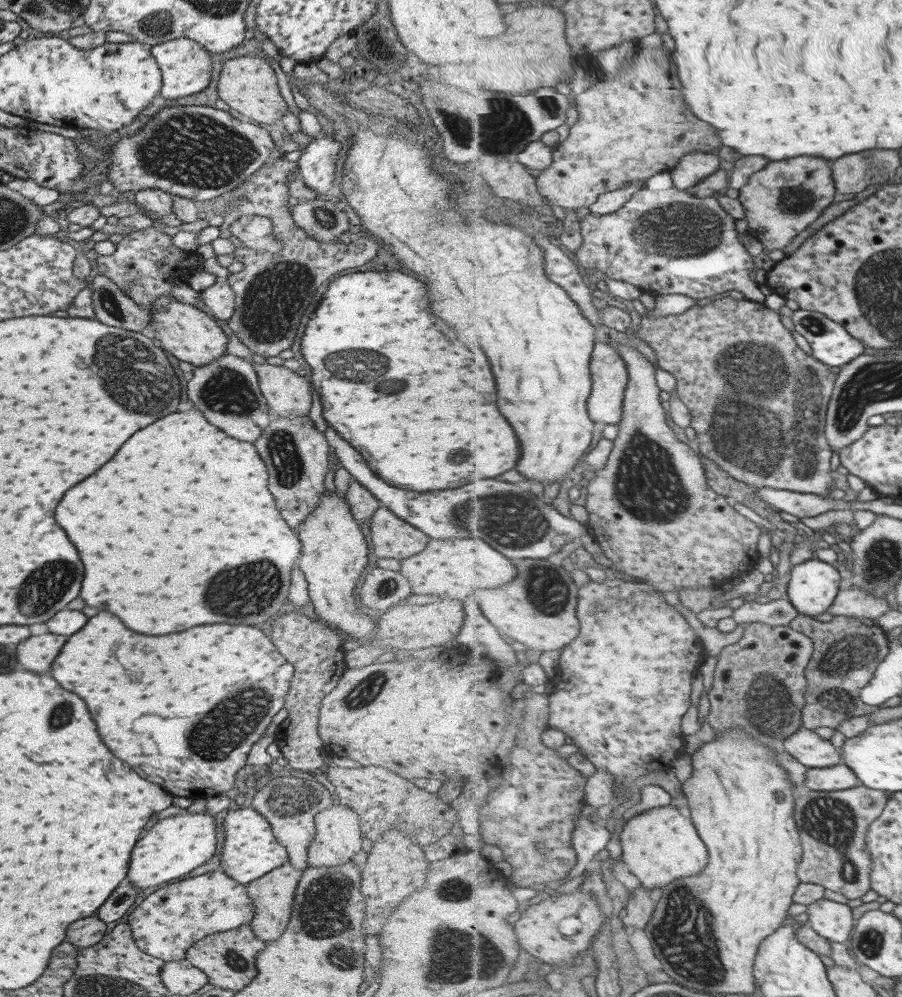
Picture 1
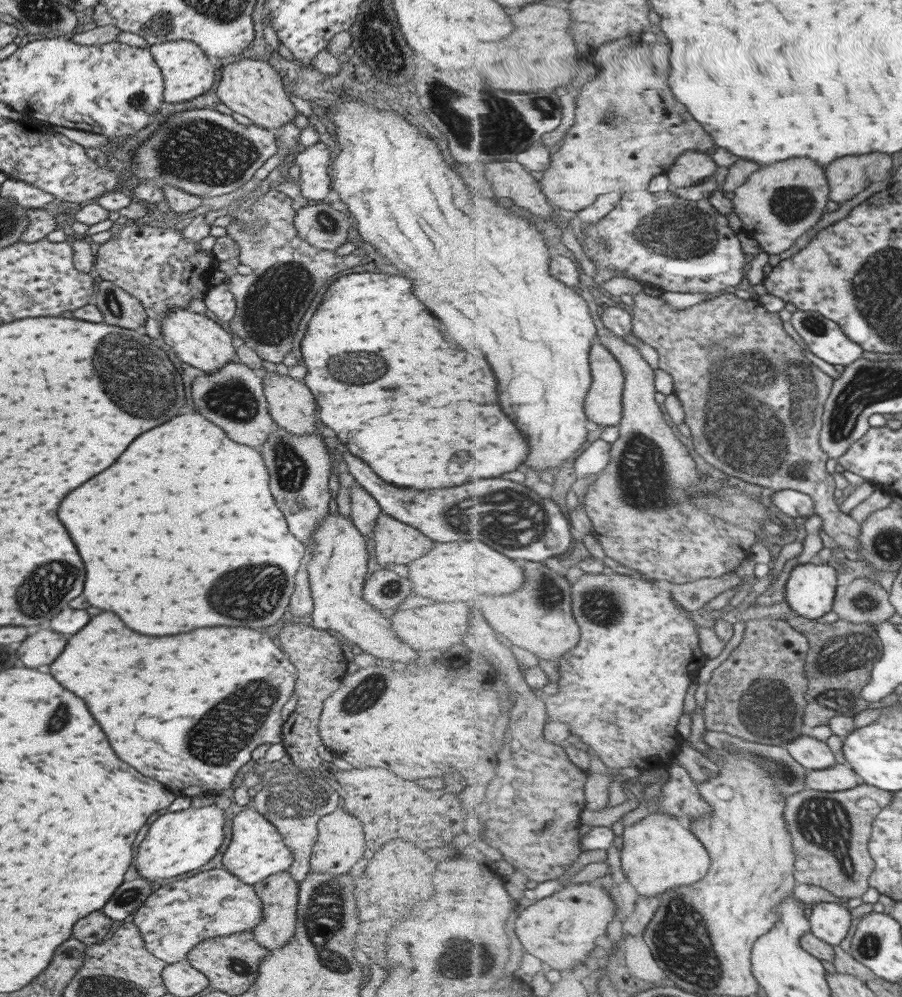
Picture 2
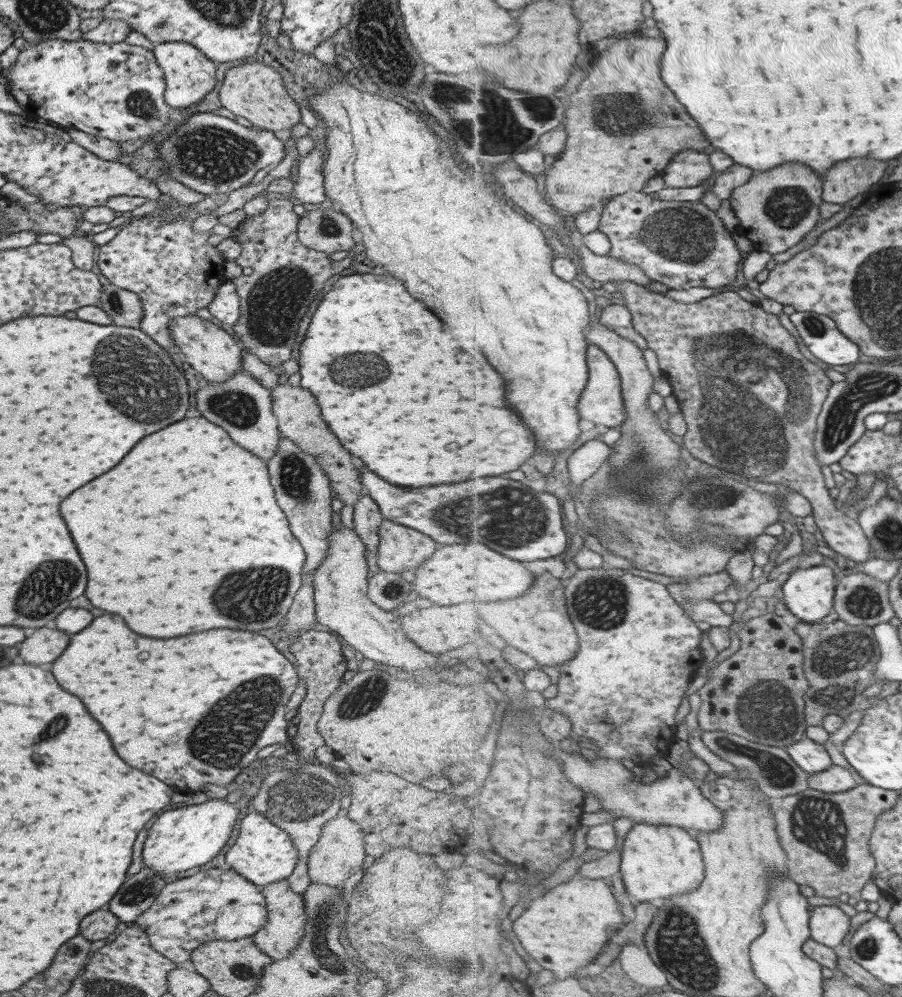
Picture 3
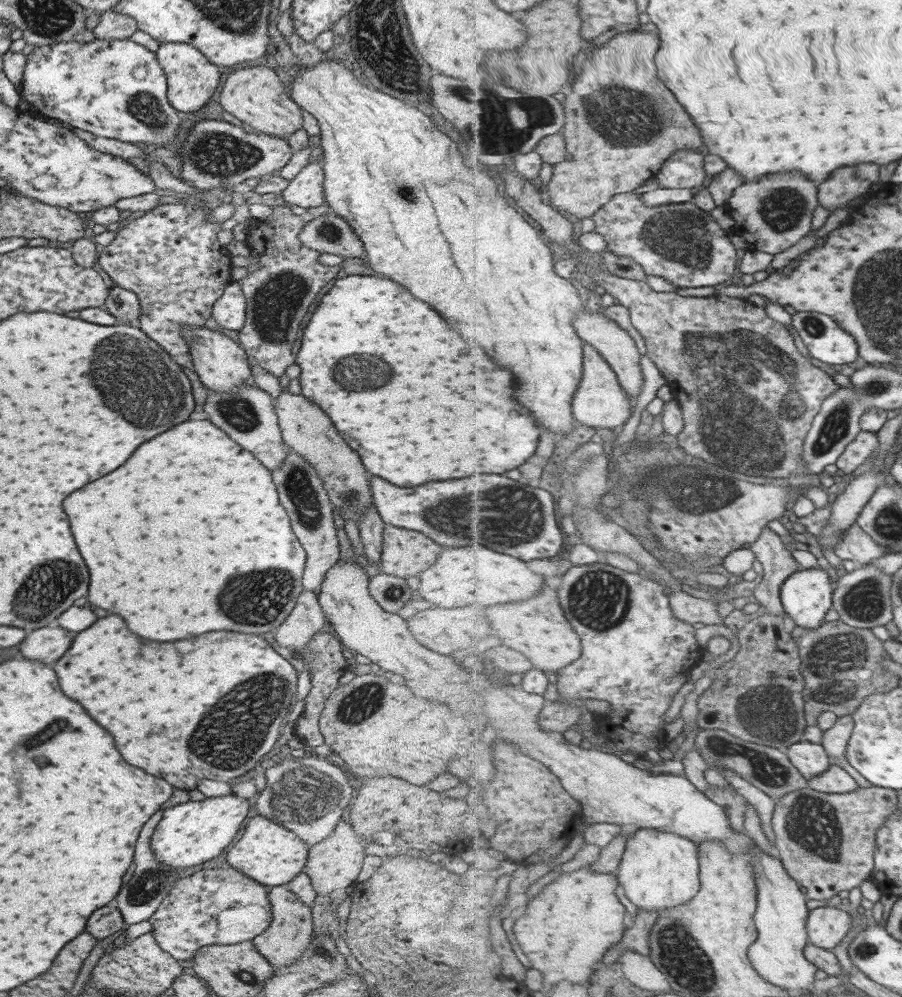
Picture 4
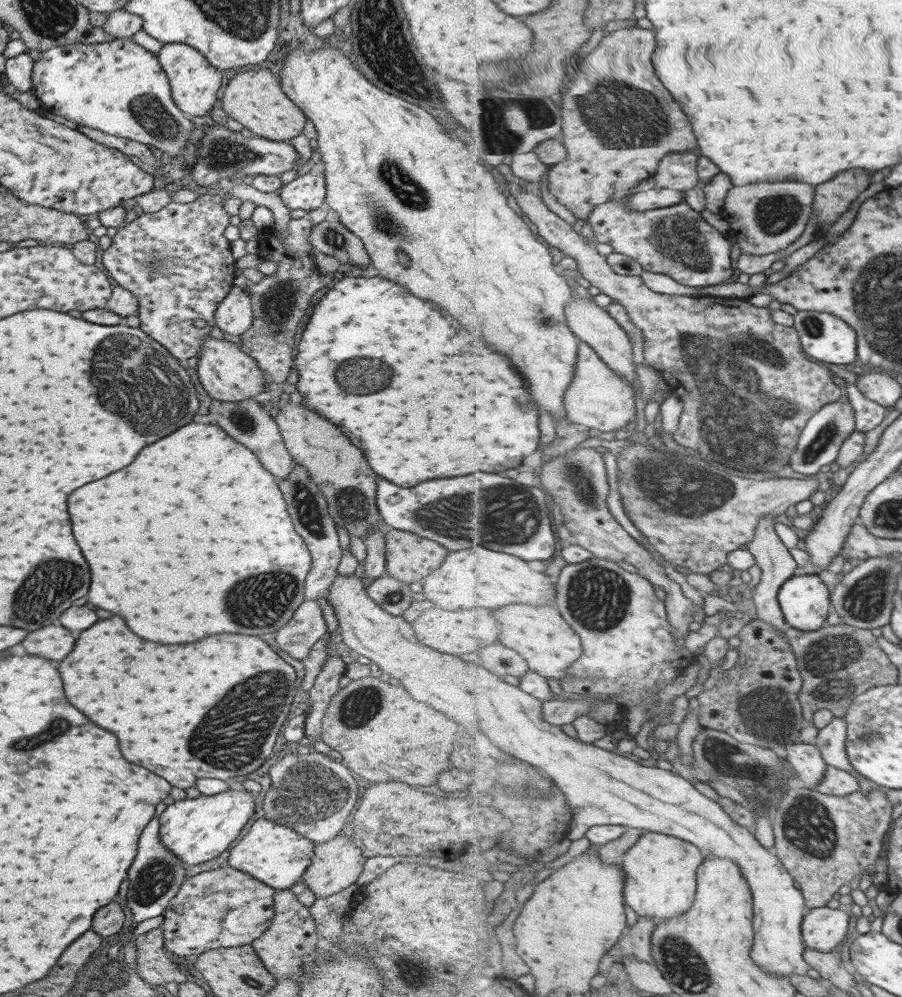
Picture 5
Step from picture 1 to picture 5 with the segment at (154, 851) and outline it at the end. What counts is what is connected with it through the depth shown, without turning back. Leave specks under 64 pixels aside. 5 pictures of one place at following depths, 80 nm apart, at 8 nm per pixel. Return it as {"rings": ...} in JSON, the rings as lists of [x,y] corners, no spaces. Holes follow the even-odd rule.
{"rings":[[[230,790],[213,796],[199,795],[167,805],[159,816],[159,842],[171,851],[182,864],[201,864],[219,856],[229,848],[241,828],[253,814],[253,797],[245,790]]]}

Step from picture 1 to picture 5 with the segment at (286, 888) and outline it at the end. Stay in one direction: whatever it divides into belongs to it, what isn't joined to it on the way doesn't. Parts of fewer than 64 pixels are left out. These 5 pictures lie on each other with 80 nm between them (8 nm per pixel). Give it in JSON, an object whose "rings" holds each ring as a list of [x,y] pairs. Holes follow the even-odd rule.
{"rings":[[[274,889],[273,916],[271,924],[253,942],[255,954],[268,973],[276,980],[295,979],[301,972],[303,958],[314,952],[316,940],[321,938],[314,927],[314,920],[306,906],[303,906],[289,889]]]}

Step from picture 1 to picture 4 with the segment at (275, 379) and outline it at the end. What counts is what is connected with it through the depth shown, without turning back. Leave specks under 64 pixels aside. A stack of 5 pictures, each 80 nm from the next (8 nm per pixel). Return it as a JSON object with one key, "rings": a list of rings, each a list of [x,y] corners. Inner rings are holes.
{"rings":[[[283,389],[273,399],[273,405],[285,447],[302,456],[315,469],[317,476],[325,483],[333,510],[339,511],[343,520],[352,520],[356,524],[356,520],[361,518],[372,502],[367,474],[359,462],[359,456],[351,452],[351,448],[347,448],[347,444],[331,426],[329,418],[305,396],[295,395]]]}

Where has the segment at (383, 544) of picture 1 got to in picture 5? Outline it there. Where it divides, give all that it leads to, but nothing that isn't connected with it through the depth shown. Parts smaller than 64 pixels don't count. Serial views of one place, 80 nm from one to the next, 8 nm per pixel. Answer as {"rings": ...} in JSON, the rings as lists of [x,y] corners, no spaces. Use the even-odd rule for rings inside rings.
{"rings":[[[388,528],[384,532],[385,574],[404,583],[421,582],[445,558],[445,547],[415,533]]]}

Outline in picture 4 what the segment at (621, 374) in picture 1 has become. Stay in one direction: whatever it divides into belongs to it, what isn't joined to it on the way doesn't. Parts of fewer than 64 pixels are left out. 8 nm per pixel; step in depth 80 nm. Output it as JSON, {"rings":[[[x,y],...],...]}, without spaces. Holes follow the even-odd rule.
{"rings":[[[589,343],[584,345],[583,381],[572,403],[575,418],[580,420],[581,424],[594,429],[608,428],[618,431],[631,418],[634,405],[622,382],[618,380],[618,374],[598,348]]]}

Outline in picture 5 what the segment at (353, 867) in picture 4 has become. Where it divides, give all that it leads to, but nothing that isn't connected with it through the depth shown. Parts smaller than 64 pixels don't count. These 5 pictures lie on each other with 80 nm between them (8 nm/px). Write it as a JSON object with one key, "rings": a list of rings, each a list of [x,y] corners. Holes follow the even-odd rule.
{"rings":[[[347,829],[339,832],[331,840],[314,843],[314,846],[313,858],[311,858],[307,868],[303,871],[300,880],[314,894],[315,899],[325,898],[336,892],[341,892],[343,888],[347,888],[357,880],[366,859],[361,856],[361,850],[353,845]]]}

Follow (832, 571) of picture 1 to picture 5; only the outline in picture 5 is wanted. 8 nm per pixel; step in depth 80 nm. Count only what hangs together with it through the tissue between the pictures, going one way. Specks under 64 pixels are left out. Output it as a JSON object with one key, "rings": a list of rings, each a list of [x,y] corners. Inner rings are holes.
{"rings":[[[811,571],[793,575],[781,587],[778,599],[786,622],[804,631],[820,629],[831,610],[827,584]]]}

